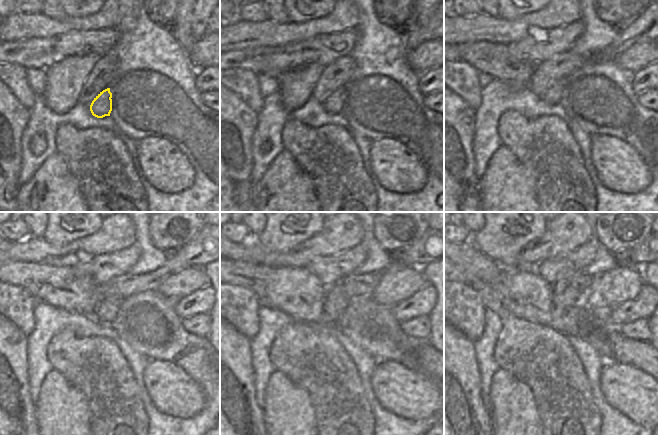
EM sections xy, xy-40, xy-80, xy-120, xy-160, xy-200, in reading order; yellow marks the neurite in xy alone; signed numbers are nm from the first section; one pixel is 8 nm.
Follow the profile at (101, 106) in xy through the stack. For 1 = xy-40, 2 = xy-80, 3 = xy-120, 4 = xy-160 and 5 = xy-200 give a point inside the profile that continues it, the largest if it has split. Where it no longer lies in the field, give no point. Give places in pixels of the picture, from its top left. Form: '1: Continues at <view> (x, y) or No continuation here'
1: Continues at xy-40 (331, 101)
2: Continues at xy-80 (553, 94)
3: Continues at xy-120 (108, 307)
4: Continues at xy-160 (336, 300)
5: Continues at xy-200 (569, 288)

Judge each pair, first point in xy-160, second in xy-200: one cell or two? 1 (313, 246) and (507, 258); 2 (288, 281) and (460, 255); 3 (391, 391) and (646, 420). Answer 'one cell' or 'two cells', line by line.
1: two cells
2: two cells
3: one cell

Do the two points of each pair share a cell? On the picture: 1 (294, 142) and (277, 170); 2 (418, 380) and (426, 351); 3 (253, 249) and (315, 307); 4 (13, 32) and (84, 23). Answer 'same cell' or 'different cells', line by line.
1: different cells
2: different cells
3: different cells
4: same cell

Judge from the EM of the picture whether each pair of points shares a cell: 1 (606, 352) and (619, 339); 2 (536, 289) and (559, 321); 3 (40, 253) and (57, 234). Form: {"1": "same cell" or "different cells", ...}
{"1": "different cells", "2": "same cell", "3": "different cells"}

